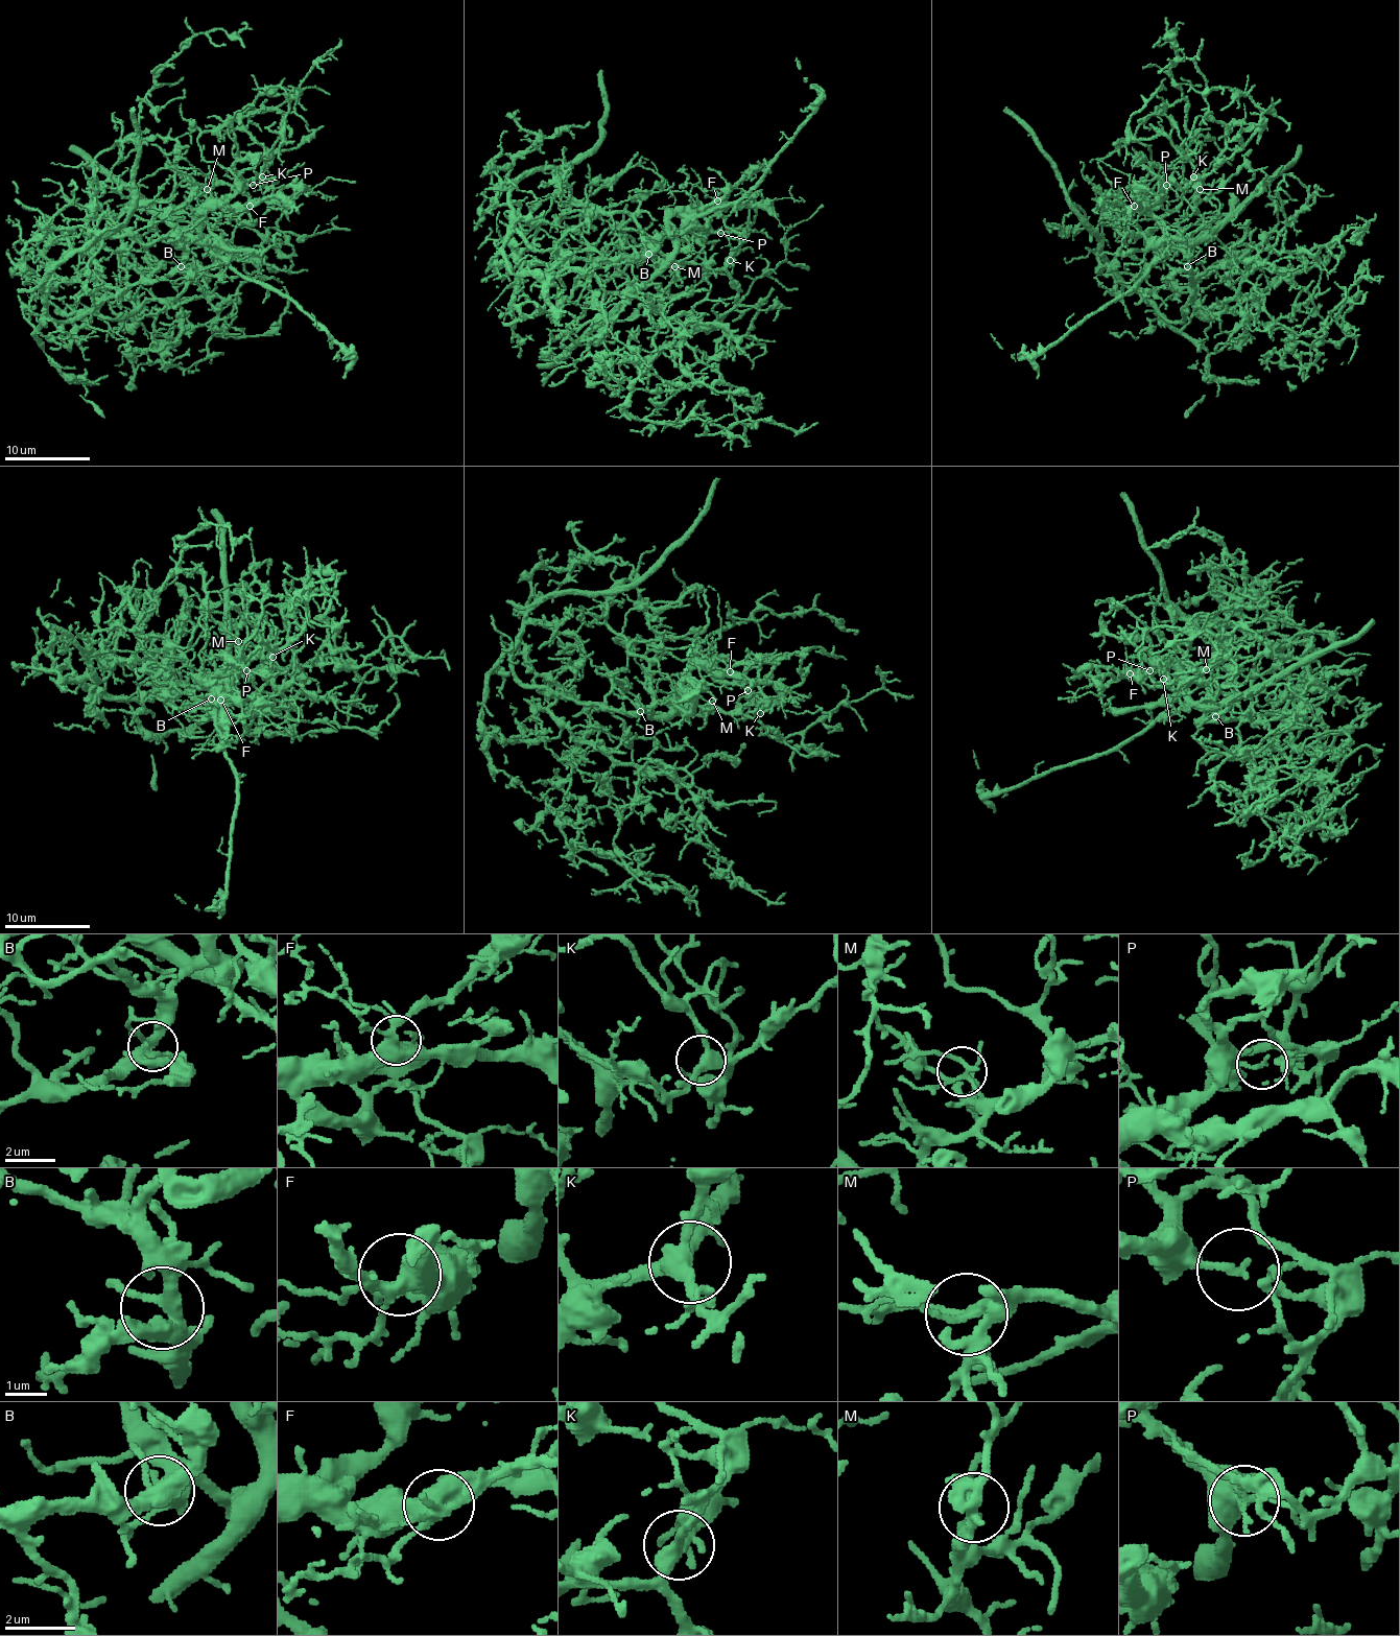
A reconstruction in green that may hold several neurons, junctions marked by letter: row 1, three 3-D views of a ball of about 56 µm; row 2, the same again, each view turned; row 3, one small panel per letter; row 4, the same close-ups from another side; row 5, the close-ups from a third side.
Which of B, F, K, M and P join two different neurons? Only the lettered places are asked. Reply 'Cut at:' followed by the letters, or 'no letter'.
Cut at: P

